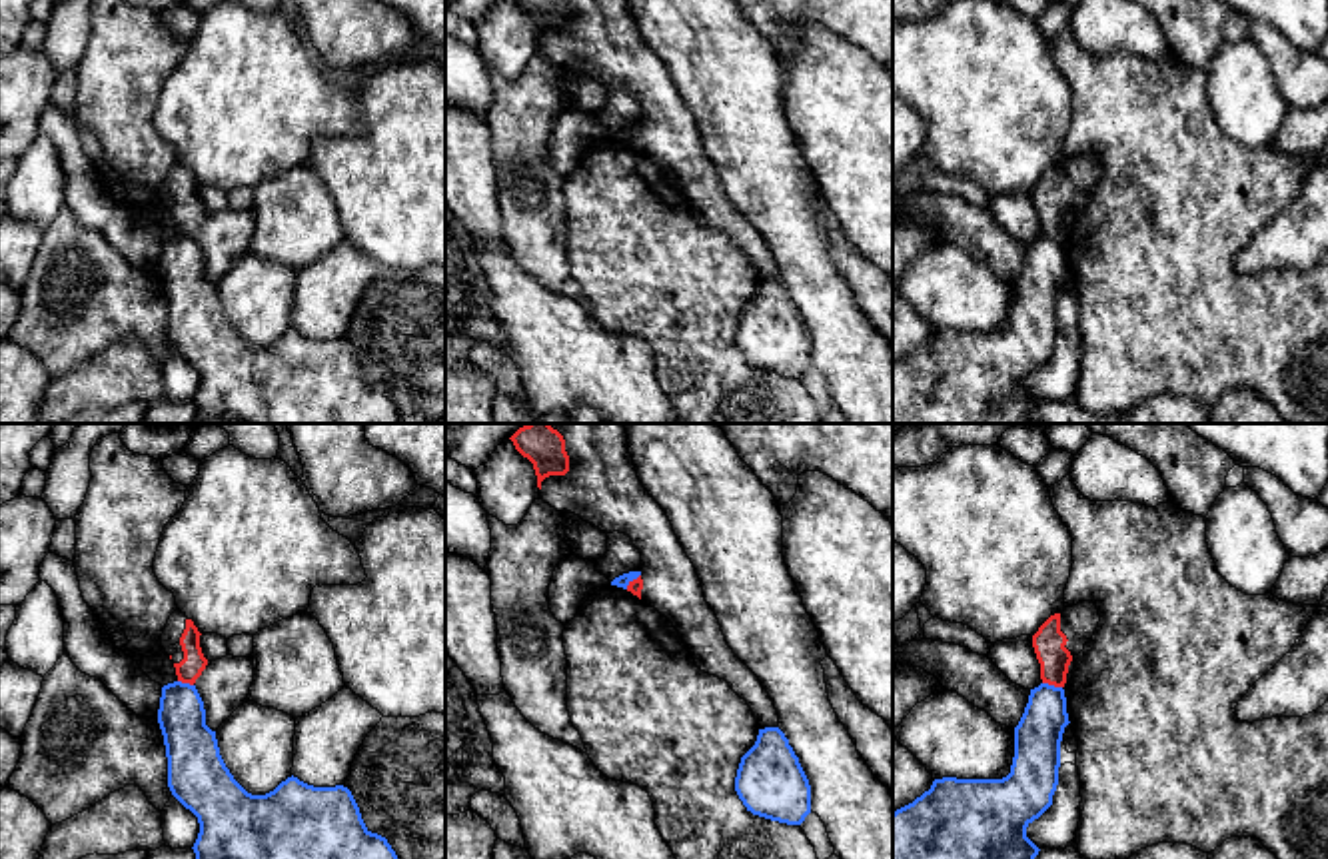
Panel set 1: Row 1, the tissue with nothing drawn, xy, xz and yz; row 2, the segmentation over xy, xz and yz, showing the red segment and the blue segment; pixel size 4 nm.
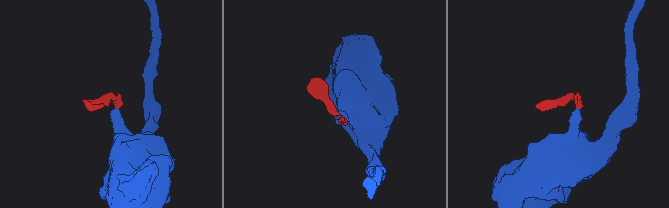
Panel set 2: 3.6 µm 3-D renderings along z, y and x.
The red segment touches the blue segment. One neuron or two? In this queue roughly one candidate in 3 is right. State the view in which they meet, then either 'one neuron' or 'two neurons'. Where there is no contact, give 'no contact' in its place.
contact in yz; two neurons

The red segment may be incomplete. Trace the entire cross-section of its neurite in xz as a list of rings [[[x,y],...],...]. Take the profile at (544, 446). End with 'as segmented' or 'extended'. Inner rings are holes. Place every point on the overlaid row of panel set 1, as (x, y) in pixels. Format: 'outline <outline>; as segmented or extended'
outline [[[527,424],[511,437],[515,449],[533,463],[537,487],[549,475],[565,475],[569,471],[569,455],[563,435],[549,424]]]; as segmented

